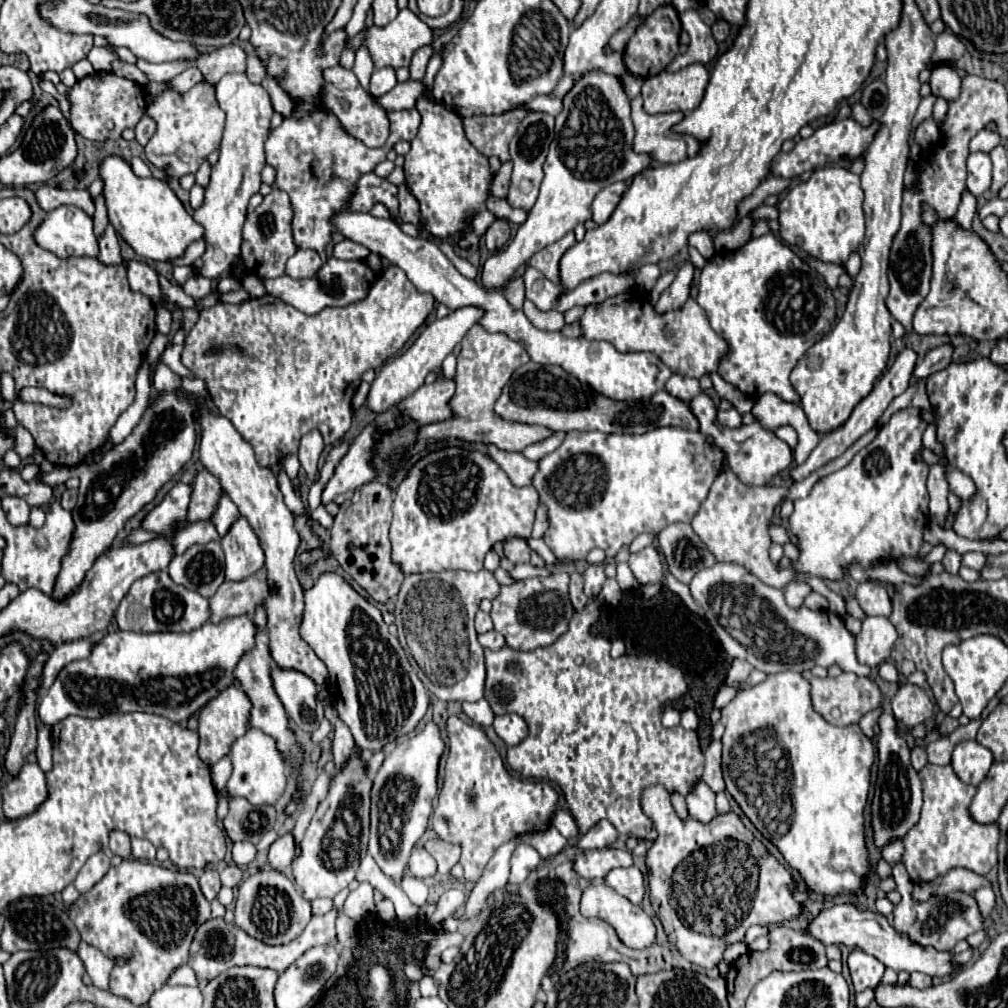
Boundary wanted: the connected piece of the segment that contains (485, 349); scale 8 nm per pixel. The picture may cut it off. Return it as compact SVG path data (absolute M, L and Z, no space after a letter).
M474 325L462 339L462 351L458 355L458 369L456 369L456 395L450 401L454 409L454 417L436 423L426 425L420 431L420 441L416 443L414 451L420 451L428 441L436 441L438 437L456 437L464 441L482 441L482 443L494 443L504 451L524 451L524 447L534 445L538 441L544 441L552 435L548 427L542 425L524 425L514 421L504 421L496 413L488 411L488 405L494 405L494 401L500 397L502 387L512 377L512 373L528 363L530 357L526 349L512 341L508 335L502 333L486 333L480 325Z

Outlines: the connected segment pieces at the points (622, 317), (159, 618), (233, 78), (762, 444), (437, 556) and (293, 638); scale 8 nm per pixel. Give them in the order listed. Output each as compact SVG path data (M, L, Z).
M626 291L622 295L610 297L602 303L588 305L586 313L580 317L580 325L584 327L586 339L602 339L612 343L618 351L650 351L660 361L670 367L672 373L684 375L684 377L702 377L710 371L718 369L720 357L726 353L726 341L718 337L702 307L688 297L688 301L676 309L668 311L664 315L658 315L654 307L648 301L648 295L642 291Z
M156 571L138 579L116 609L116 623L124 631L158 633L158 631L194 631L210 617L208 599L174 583L168 571Z
M228 73L216 85L216 99L226 113L226 127L220 145L218 163L212 167L210 183L204 189L204 203L194 211L194 219L204 227L206 251L194 263L196 271L208 279L228 273L234 261L240 257L242 225L246 219L246 207L254 193L258 193L262 181L260 171L266 165L264 143L270 133L272 103L260 85L248 81L246 73Z
M706 393L696 395L688 407L694 413L694 417L700 423L700 431L706 435L712 435L716 441L716 447L722 447L722 451L726 451L726 461L728 467L732 469L732 473L736 473L736 477L746 483L746 485L766 485L774 475L786 471L792 463L792 449L788 447L788 443L784 443L782 439L778 439L772 431L762 429L758 423L752 425L742 425L738 429L726 429L716 421L716 407L712 403L712 399L704 399L708 397Z
M442 447L438 451L430 451L410 467L408 475L396 489L394 519L390 527L392 561L400 563L404 573L424 573L442 569L480 571L484 555L492 549L496 541L508 541L512 537L530 537L536 507L536 489L532 485L514 487L508 475L488 455L462 447Z
M198 401L194 415L198 415L198 425L202 431L200 437L200 463L214 473L220 479L222 489L228 493L230 499L238 505L242 517L250 523L254 529L260 547L264 549L266 555L266 573L270 579L270 595L266 597L266 617L268 617L268 635L270 635L270 651L272 659L276 661L278 667L282 669L296 669L306 673L316 685L324 685L328 677L326 665L316 657L312 647L300 637L298 627L302 621L302 611L304 611L304 599L302 599L302 585L296 577L294 571L294 557L296 549L300 545L298 531L294 527L294 515L290 509L284 505L282 493L276 485L276 477L268 467L260 467L254 449L250 443L246 443L230 419L212 413L212 409L204 403L200 405Z

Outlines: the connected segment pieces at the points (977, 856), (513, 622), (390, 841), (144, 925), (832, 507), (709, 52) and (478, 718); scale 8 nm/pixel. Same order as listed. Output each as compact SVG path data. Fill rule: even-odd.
M926 763L920 769L920 781L924 789L924 805L920 821L904 837L904 855L902 863L908 869L908 875L914 883L932 881L950 869L964 867L974 873L986 875L998 863L998 823L976 823L968 811L970 801L976 793L976 787L966 785L958 779L952 765L934 765Z
M556 571L550 577L534 577L502 587L500 595L492 601L490 617L494 629L504 635L506 643L518 651L534 651L538 647L552 645L562 633L568 631L568 623L574 615L574 607L568 599L568 573Z
M430 721L424 731L400 743L382 763L372 787L372 827L368 851L378 867L394 881L406 873L406 863L414 843L424 835L432 813L432 799L436 795L438 759L444 753L438 725Z
M124 859L118 867L110 867L110 871L78 901L70 907L70 919L76 925L82 941L96 945L106 957L124 957L130 955L130 963L124 967L114 967L110 973L112 995L124 997L134 1005L144 1005L152 997L156 989L160 989L170 973L188 961L188 951L192 937L206 919L210 917L210 903L200 891L198 879L186 871L170 871L156 863Z
M910 407L894 413L892 419L884 427L880 427L876 439L860 449L846 467L822 477L812 487L808 497L794 501L790 531L798 537L800 547L800 557L794 563L796 569L836 581L842 579L844 565L850 565L852 561L868 567L868 563L880 559L898 559L902 555L916 557L922 547L922 531L928 523L930 501L926 489L928 465L914 459L914 455L922 447L922 431L926 429L926 425L928 423L920 417L920 409Z
M688 9L680 15L680 23L684 27L684 31L688 31L690 35L690 45L688 51L684 55L678 55L672 63L670 63L670 71L680 71L692 63L702 63L706 65L710 59L716 57L718 53L718 45L712 37L710 27L698 17L698 13L694 9Z
M480 699L476 703L462 703L462 711L468 715L468 719L472 719L480 727L492 725L494 711L492 711L490 703L486 703L486 699Z

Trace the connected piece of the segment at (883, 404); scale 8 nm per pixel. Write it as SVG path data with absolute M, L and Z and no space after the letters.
M904 349L898 357L896 357L896 361L894 361L894 365L878 379L878 383L874 385L874 389L854 407L854 411L852 411L852 415L850 415L850 419L844 423L844 425L840 425L838 429L834 429L834 431L830 431L830 433L826 433L826 435L822 435L822 439L820 439L820 443L816 445L816 449L810 453L810 457L802 463L802 465L796 465L794 469L790 469L788 471L788 477L792 479L792 481L798 481L798 479L804 479L806 475L810 475L812 471L816 471L816 469L820 469L822 465L826 465L826 463L830 463L830 461L834 461L838 455L842 455L852 443L856 443L866 431L870 431L876 423L878 423L878 417L884 413L884 409L890 405L890 401L896 397L896 395L900 395L908 385L910 385L910 379L912 379L912 371L914 371L914 365L916 365L916 353L912 351L912 349Z

